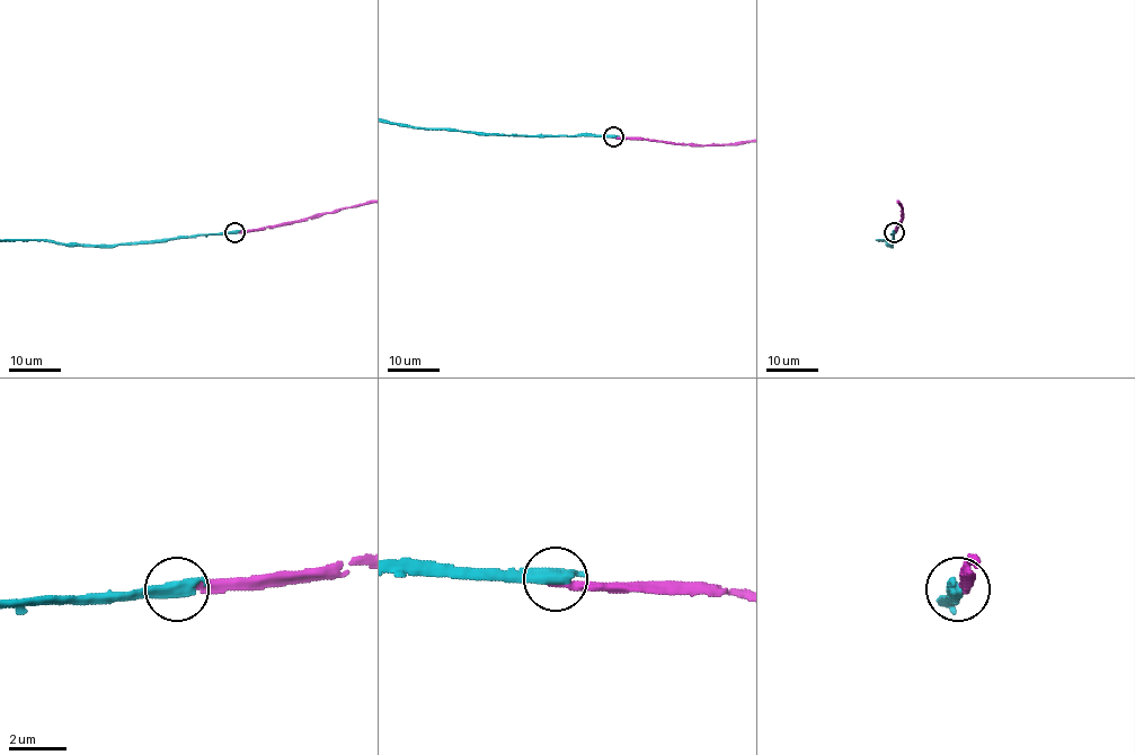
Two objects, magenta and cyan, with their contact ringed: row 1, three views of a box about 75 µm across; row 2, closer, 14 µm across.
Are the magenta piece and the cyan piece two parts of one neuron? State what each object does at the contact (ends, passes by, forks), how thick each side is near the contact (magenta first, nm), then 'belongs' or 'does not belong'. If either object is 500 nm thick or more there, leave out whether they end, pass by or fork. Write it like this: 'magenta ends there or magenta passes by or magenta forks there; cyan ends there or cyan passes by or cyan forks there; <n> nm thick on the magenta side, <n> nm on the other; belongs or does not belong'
280 nm thick on the magenta side, 600 nm on the other; does not belong

